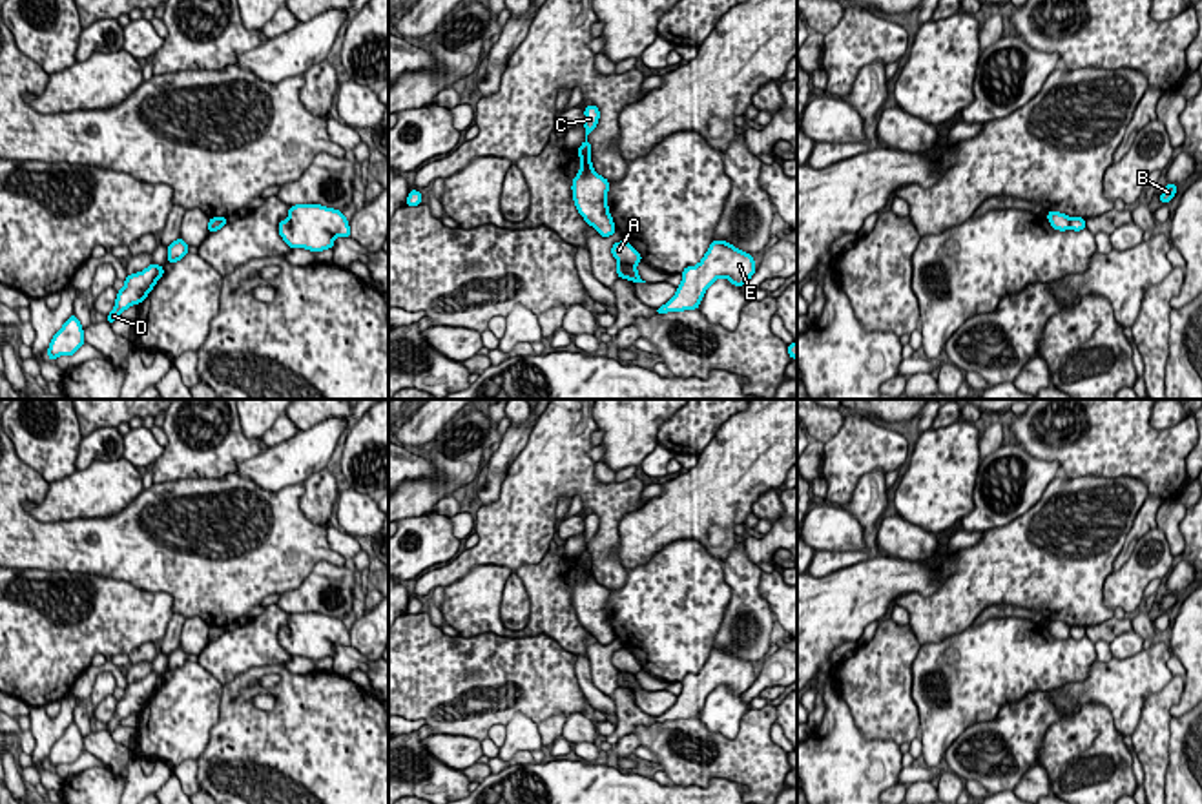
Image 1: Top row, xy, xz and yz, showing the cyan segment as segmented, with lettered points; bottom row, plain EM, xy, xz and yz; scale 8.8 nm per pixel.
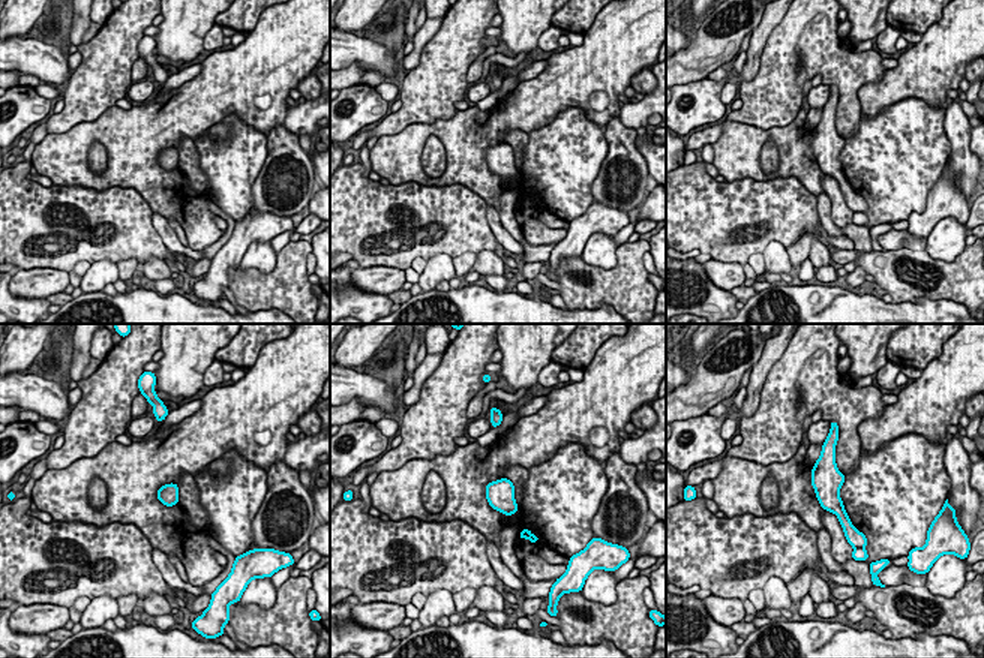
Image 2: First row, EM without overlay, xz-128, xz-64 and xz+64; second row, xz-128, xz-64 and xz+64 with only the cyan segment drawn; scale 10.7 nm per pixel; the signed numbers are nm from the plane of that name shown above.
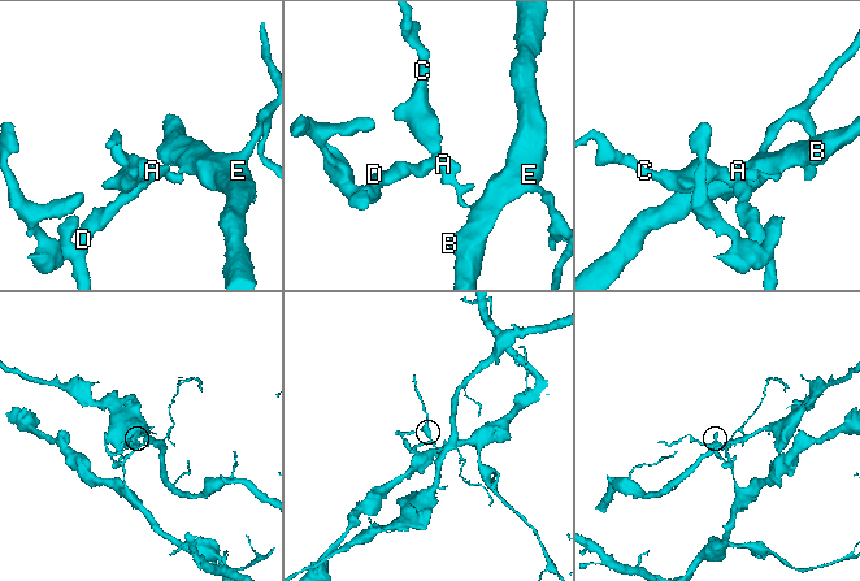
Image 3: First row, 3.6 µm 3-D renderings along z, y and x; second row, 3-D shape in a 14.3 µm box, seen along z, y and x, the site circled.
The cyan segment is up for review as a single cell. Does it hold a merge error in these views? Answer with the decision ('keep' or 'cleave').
cleave

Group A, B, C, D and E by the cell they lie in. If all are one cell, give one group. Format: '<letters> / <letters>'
A C D / B E

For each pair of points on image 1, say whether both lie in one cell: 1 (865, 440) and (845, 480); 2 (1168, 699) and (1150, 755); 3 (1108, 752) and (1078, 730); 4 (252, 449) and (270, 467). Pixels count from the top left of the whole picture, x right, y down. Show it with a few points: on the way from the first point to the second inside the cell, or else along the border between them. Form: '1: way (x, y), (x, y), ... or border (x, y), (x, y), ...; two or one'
1: way (856, 449), (845, 460), (845, 471); one
2: way (1155, 713), (1151, 741); one
3: way (1100, 752), (1086, 737); one
4: border (265, 447), (243, 460), (234, 473); two

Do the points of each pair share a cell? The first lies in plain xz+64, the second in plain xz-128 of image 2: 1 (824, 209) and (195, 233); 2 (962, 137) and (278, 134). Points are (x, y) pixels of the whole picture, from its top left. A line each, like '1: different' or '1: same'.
1: different
2: same

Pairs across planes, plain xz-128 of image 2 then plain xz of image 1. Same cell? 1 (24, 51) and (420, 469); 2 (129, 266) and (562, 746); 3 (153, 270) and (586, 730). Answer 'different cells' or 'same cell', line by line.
1: same cell
2: different cells
3: same cell

